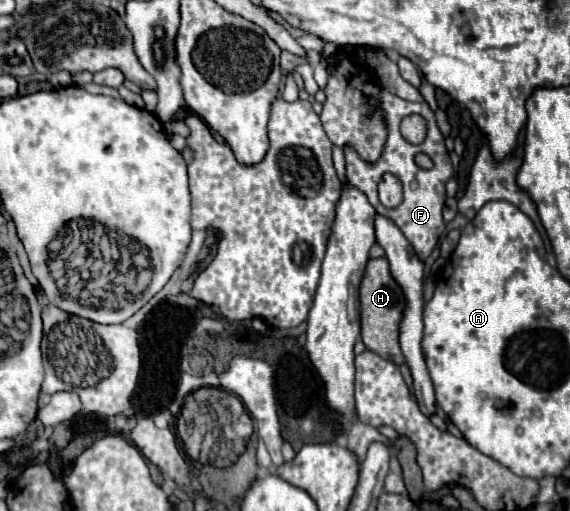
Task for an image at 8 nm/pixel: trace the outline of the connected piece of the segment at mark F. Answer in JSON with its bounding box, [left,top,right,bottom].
[344,88,454,260]

